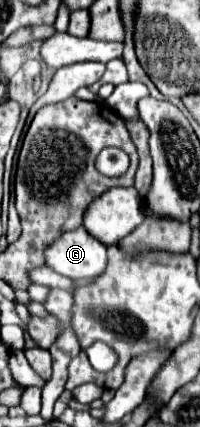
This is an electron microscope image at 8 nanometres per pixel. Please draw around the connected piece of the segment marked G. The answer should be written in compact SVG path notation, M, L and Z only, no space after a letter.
M84 228L72 230L46 252L48 266L72 280L94 280L108 266L106 246L90 236Z

